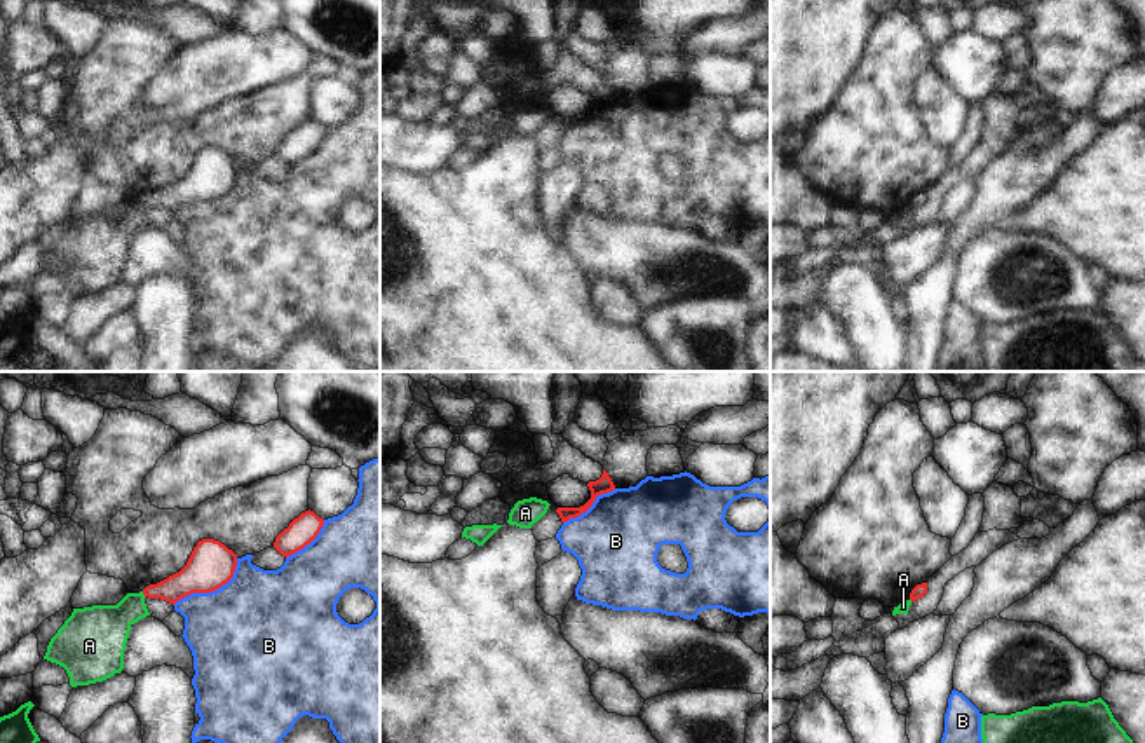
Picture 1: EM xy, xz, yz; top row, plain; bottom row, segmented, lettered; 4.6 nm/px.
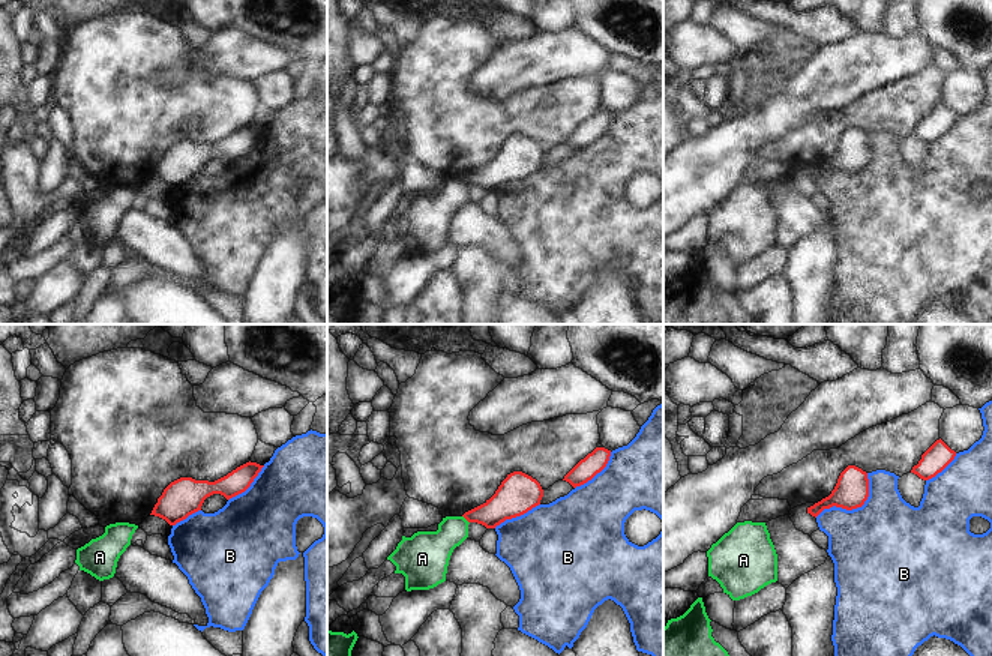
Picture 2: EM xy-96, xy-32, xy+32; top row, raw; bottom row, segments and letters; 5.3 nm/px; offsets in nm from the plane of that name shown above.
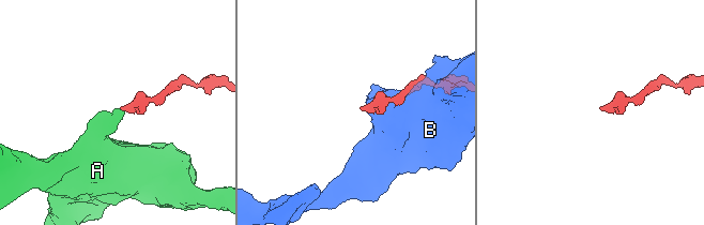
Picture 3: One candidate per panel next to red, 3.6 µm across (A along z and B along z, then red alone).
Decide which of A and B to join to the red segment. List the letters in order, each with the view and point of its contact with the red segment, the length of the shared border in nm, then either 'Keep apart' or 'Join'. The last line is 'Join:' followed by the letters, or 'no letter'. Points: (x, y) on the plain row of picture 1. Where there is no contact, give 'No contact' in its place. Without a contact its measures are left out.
A: Touches red at xy (143, 203). Shared border 30 nm. Keep apart
B: Touches red at xy (211, 199). Shared border 360 nm. Keep apart
Join: no letter.

